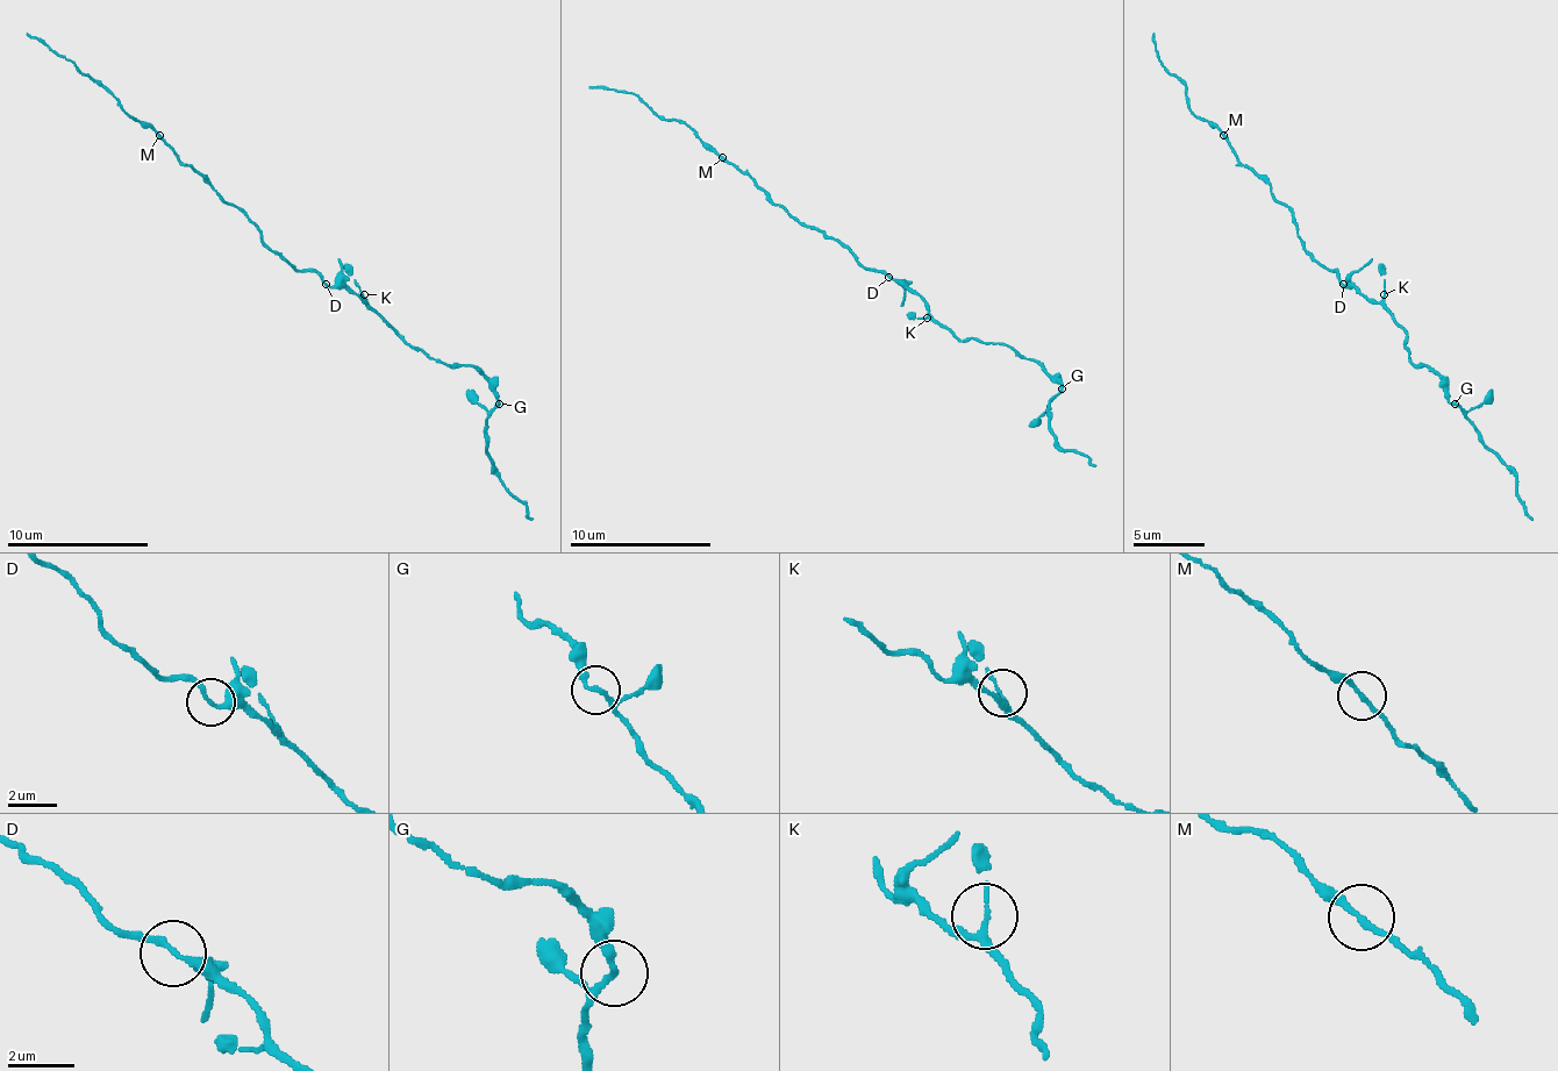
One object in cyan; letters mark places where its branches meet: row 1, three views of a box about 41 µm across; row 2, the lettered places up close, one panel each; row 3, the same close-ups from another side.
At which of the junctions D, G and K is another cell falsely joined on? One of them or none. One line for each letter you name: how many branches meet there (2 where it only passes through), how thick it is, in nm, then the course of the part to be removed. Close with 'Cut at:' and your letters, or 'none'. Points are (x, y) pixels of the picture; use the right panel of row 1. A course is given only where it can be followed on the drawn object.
Cut at: none

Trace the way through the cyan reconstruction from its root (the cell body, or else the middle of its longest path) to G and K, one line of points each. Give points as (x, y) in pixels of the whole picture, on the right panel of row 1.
G: (1337, 272), (1391, 315), (1405, 333), (1408, 358), (1426, 365), (1455, 404)
K: (1337, 272), (1348, 287), (1355, 287), (1372, 301), (1380, 301), (1384, 294)

